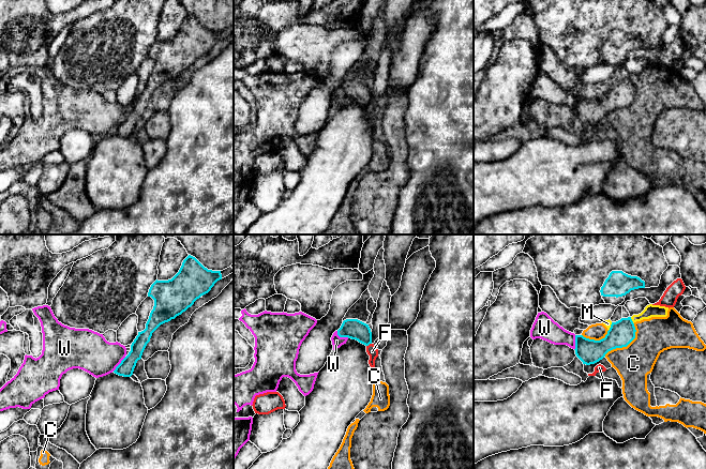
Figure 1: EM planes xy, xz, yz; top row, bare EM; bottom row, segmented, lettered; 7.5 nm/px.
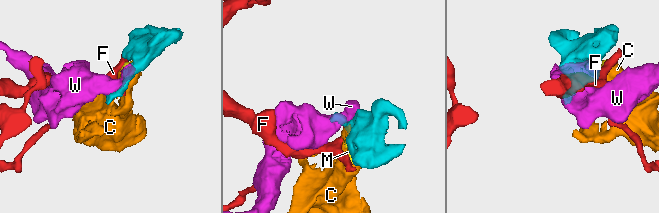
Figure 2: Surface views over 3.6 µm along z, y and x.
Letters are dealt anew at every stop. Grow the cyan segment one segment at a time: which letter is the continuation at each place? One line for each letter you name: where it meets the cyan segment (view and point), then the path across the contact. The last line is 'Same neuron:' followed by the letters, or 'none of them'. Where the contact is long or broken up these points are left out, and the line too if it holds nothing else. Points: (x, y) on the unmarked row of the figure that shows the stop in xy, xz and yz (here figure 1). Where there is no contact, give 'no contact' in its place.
Same neuron: none of them

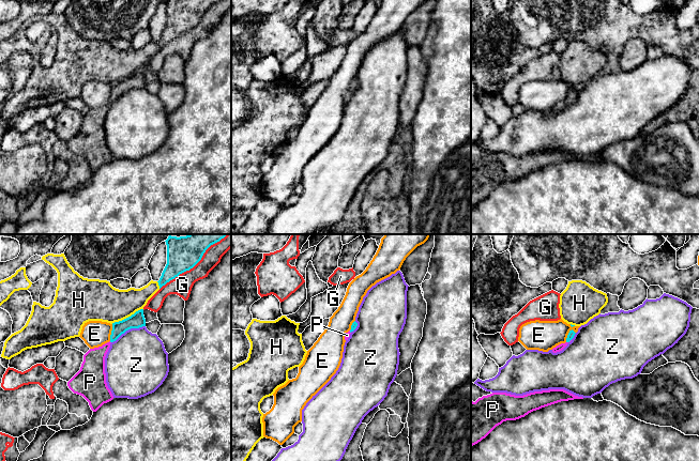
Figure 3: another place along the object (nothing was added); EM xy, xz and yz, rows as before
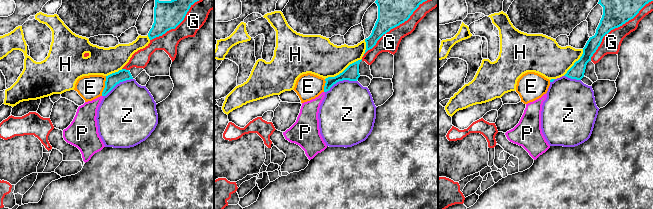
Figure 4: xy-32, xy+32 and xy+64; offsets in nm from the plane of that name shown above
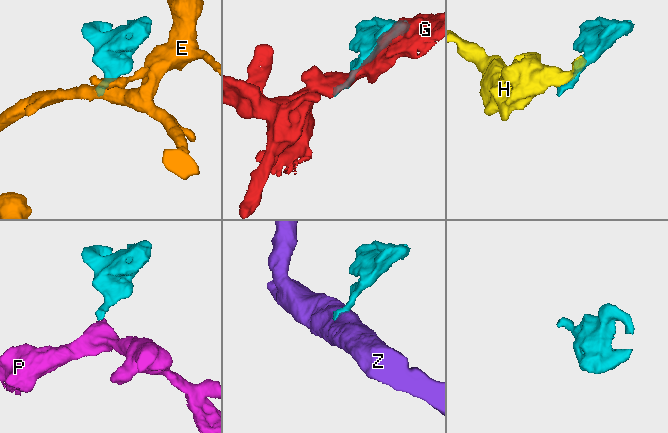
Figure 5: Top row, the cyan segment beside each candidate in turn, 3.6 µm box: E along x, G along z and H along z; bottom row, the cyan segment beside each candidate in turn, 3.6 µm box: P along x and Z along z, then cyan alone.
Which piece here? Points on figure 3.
P: contact yz (568, 102); way yz (571, 95), (568, 102), (571, 101)
Same neuron: P

